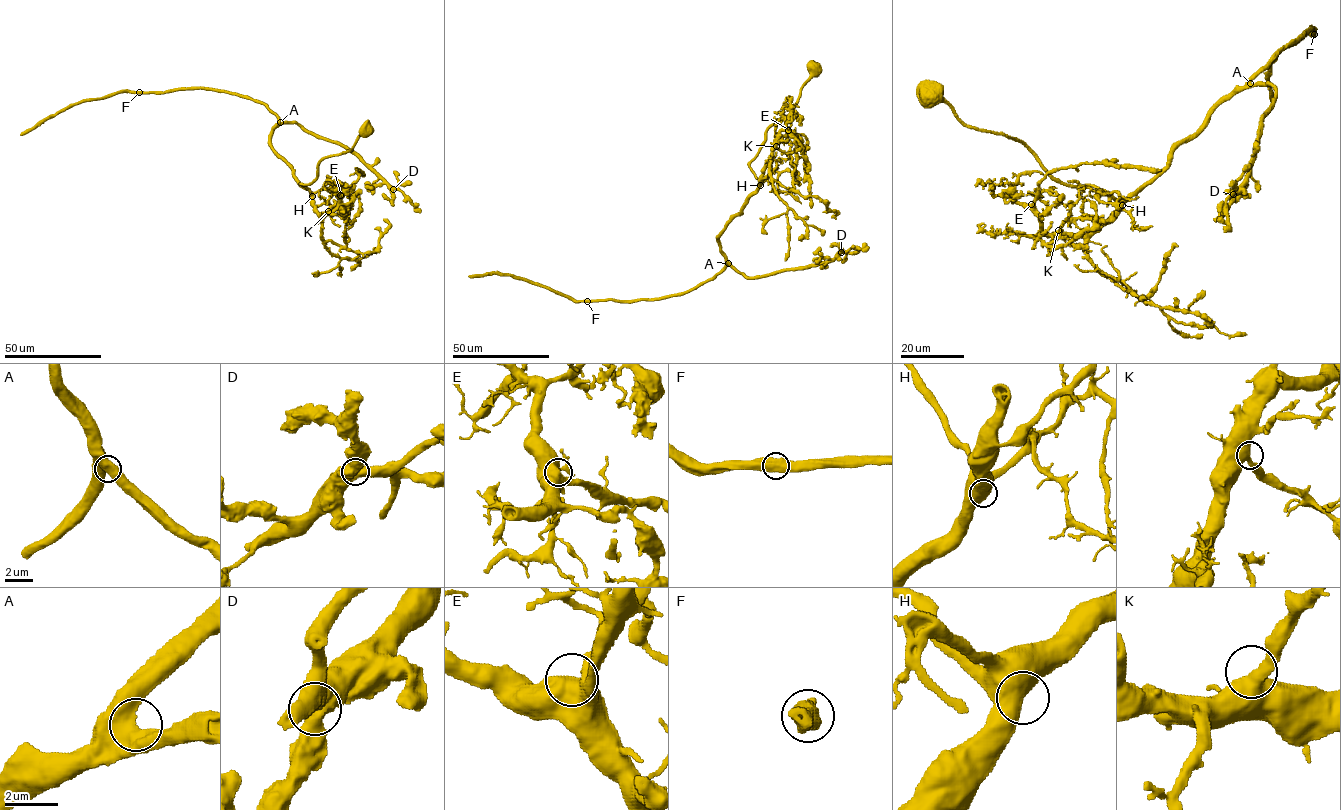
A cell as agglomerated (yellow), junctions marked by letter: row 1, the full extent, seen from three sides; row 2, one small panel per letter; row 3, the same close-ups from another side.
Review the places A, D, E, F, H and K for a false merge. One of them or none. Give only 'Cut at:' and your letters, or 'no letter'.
Cut at: no letter

